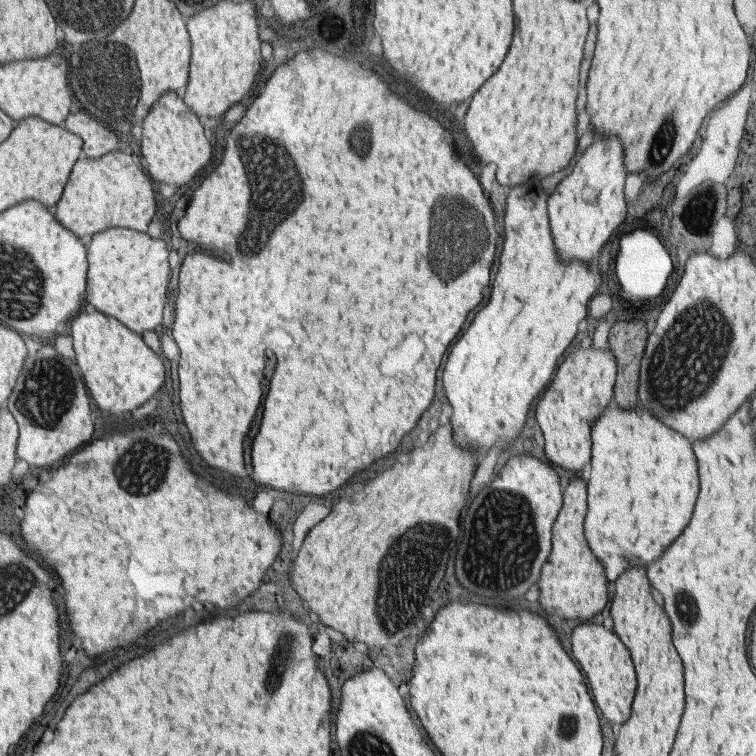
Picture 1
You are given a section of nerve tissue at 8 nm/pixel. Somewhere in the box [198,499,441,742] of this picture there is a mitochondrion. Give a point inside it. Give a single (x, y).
(287, 635)

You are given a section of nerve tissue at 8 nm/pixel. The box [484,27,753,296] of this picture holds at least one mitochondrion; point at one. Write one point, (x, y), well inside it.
(666, 135)

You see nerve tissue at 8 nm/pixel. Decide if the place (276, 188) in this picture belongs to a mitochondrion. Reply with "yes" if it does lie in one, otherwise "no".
yes

